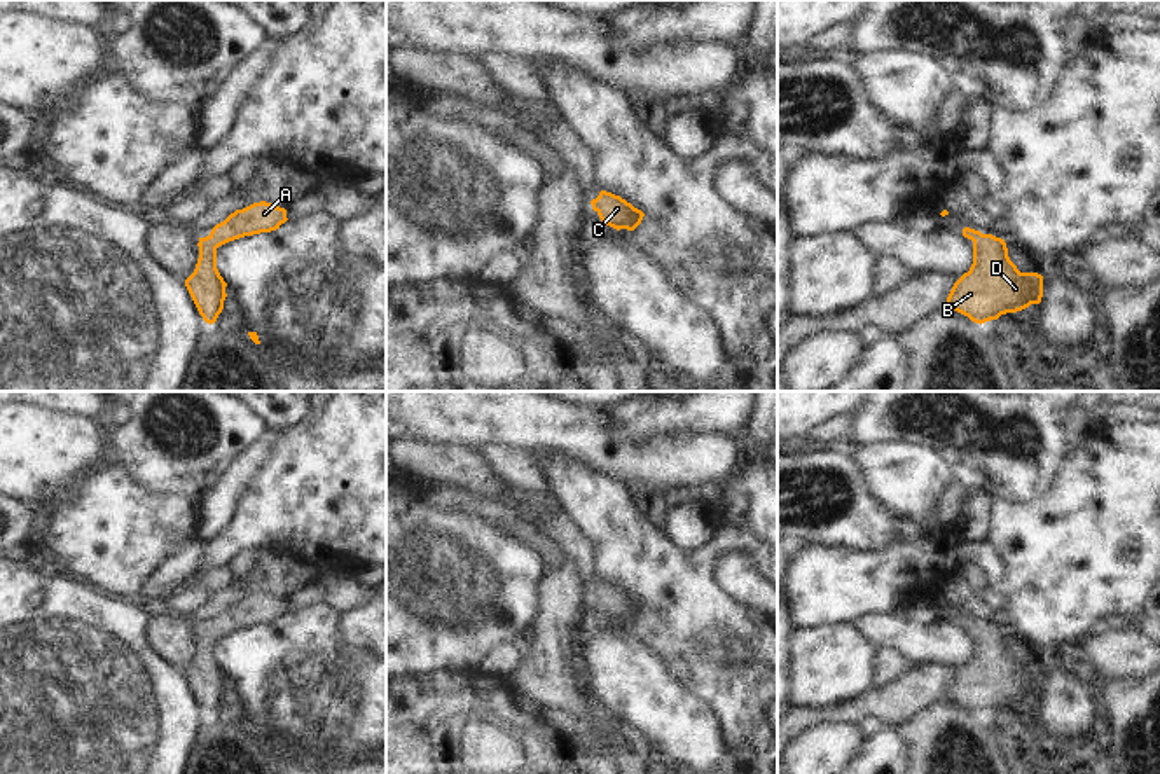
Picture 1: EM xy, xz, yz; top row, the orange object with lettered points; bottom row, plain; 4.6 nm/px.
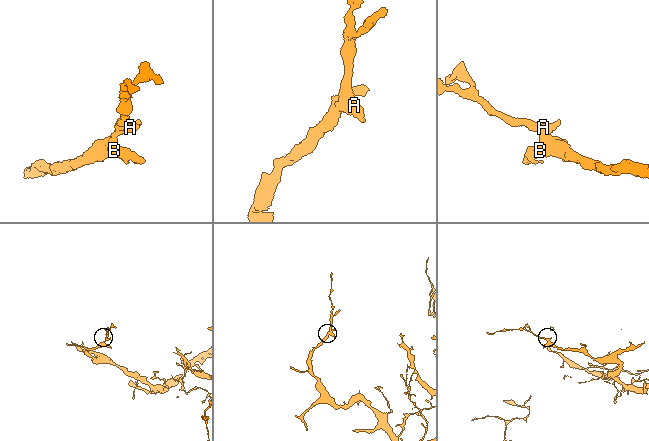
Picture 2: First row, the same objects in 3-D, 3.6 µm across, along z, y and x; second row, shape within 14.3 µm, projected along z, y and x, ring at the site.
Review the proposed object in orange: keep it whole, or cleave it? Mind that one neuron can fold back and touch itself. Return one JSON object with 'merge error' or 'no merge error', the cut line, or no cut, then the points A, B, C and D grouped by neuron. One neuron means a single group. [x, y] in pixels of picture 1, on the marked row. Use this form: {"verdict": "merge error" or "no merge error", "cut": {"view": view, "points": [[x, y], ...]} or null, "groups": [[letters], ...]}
{"verdict": "no merge error", "cut": null, "groups": [["A", "B", "C", "D"]]}

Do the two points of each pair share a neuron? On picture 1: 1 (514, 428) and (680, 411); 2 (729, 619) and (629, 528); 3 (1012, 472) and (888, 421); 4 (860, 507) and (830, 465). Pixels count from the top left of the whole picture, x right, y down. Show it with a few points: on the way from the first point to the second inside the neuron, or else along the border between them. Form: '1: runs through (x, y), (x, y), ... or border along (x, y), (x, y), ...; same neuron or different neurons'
1: border along (607, 409), (607, 425), (621, 439), (640, 444); different neurons
2: runs through (703, 605), (652, 554); same neuron
3: runs through (980, 451), (956, 427), (939, 427), (919, 420); same neuron
4: runs through (851, 497), (851, 488), (841, 472); same neuron

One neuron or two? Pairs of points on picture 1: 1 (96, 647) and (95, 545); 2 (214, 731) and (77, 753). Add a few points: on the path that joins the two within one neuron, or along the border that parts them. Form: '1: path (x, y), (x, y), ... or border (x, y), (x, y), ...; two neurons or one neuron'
1: border (74, 575), (103, 591), (133, 600); two neurons
2: border (208, 715), (191, 755); two neurons

